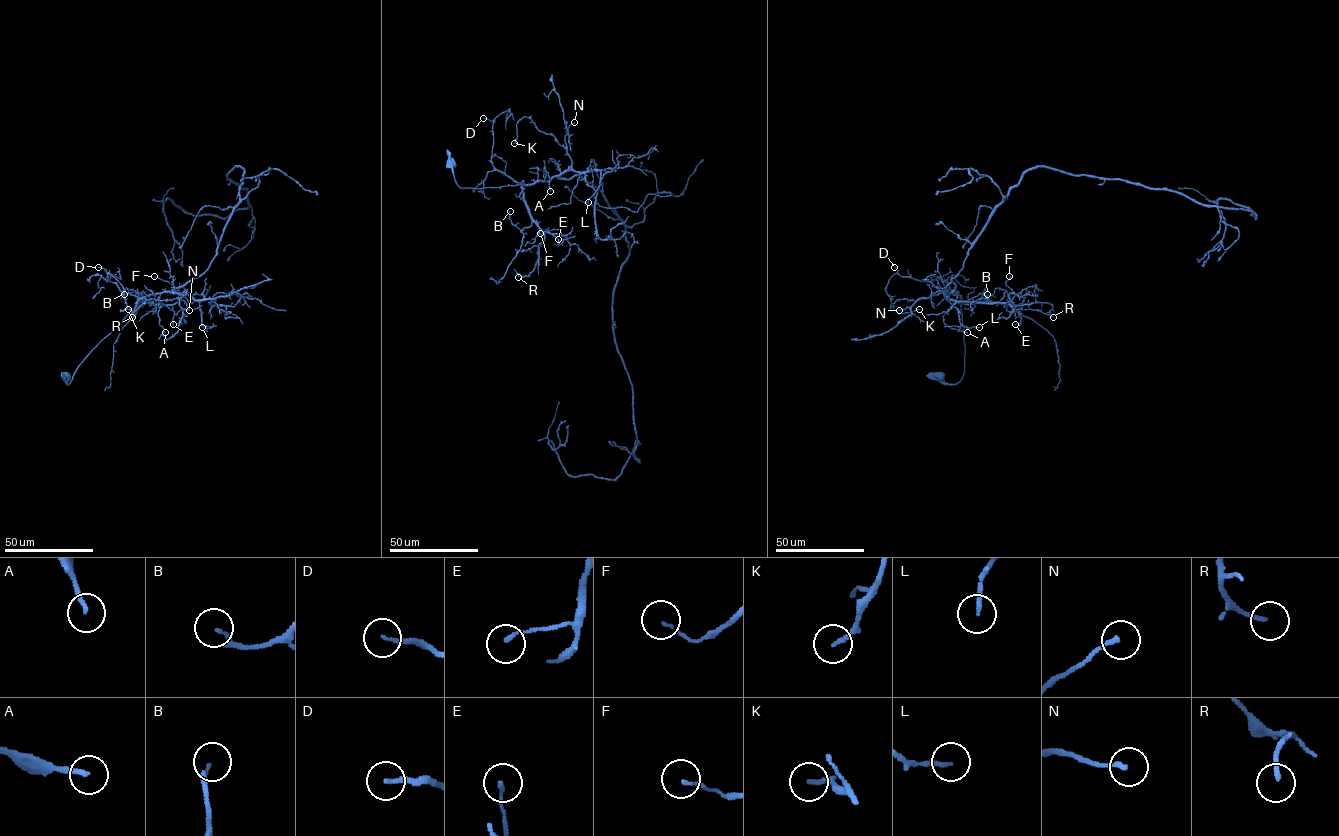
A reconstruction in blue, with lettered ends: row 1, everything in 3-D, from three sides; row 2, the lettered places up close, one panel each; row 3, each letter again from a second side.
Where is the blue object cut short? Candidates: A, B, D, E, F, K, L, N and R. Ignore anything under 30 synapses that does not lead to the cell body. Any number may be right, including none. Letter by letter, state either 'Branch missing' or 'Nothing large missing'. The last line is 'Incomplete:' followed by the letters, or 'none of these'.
A: Nothing large missing
B: Nothing large missing
D: Nothing large missing
E: Nothing large missing
F: Nothing large missing
K: Nothing large missing
L: Nothing large missing
N: Nothing large missing
R: Nothing large missing
Incomplete: none of these

